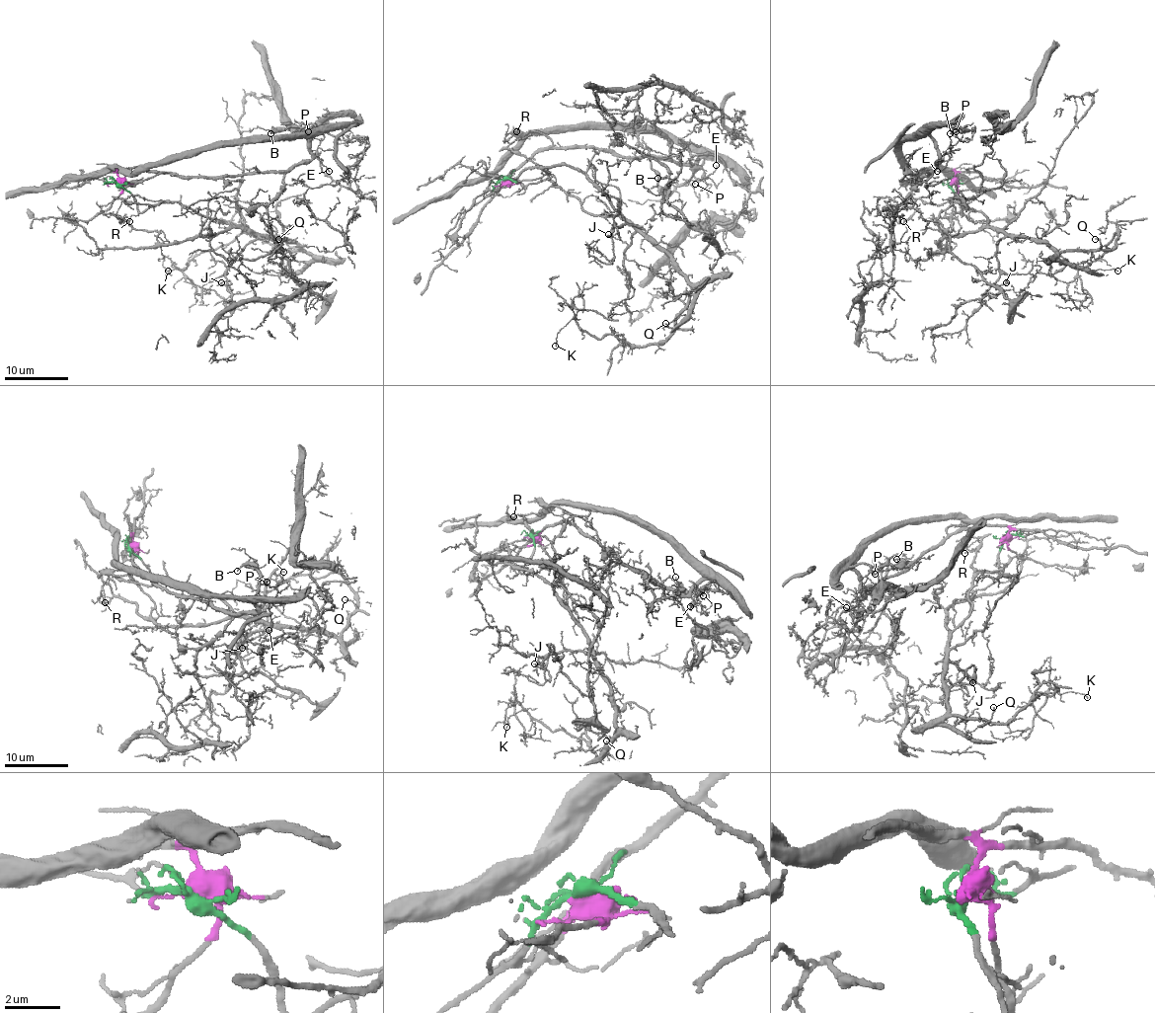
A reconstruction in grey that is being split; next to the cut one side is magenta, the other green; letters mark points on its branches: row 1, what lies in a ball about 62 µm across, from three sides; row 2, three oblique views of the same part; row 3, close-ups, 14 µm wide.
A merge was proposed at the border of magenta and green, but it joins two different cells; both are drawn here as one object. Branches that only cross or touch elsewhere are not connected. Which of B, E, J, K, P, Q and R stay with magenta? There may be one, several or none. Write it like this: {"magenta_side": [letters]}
{"magenta_side": ["B", "E", "P"]}

